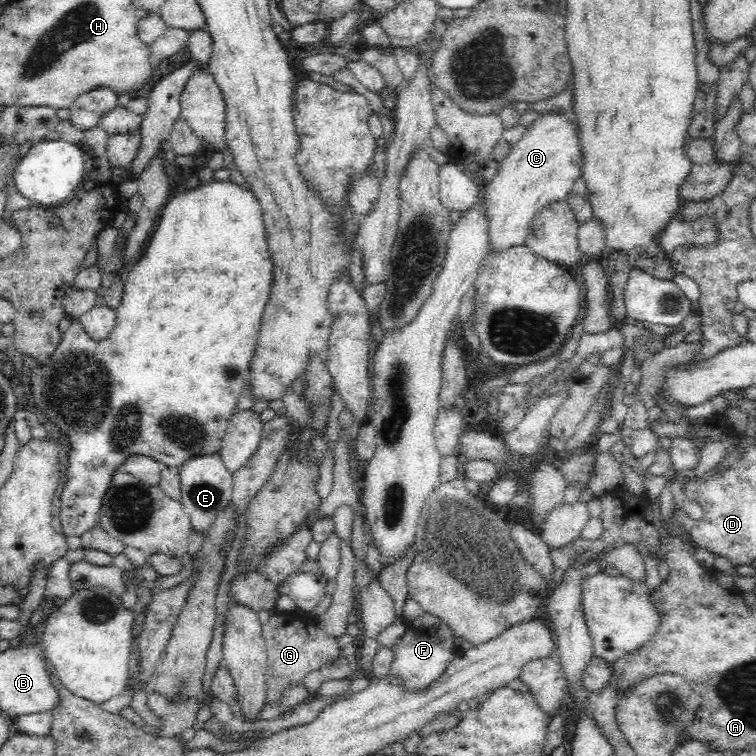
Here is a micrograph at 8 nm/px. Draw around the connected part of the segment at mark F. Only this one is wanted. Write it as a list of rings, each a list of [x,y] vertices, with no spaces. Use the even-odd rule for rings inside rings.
[[[423,612],[418,618],[406,622],[404,634],[392,645],[394,662],[389,674],[400,677],[406,689],[420,690],[430,686],[460,652],[454,644],[454,632],[437,616]]]

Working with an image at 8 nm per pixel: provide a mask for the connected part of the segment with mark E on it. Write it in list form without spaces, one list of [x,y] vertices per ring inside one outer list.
[[[219,453],[203,454],[190,458],[185,464],[176,468],[180,476],[181,494],[179,502],[191,521],[192,532],[208,534],[212,524],[219,515],[229,508],[233,488],[233,474],[224,467]]]

